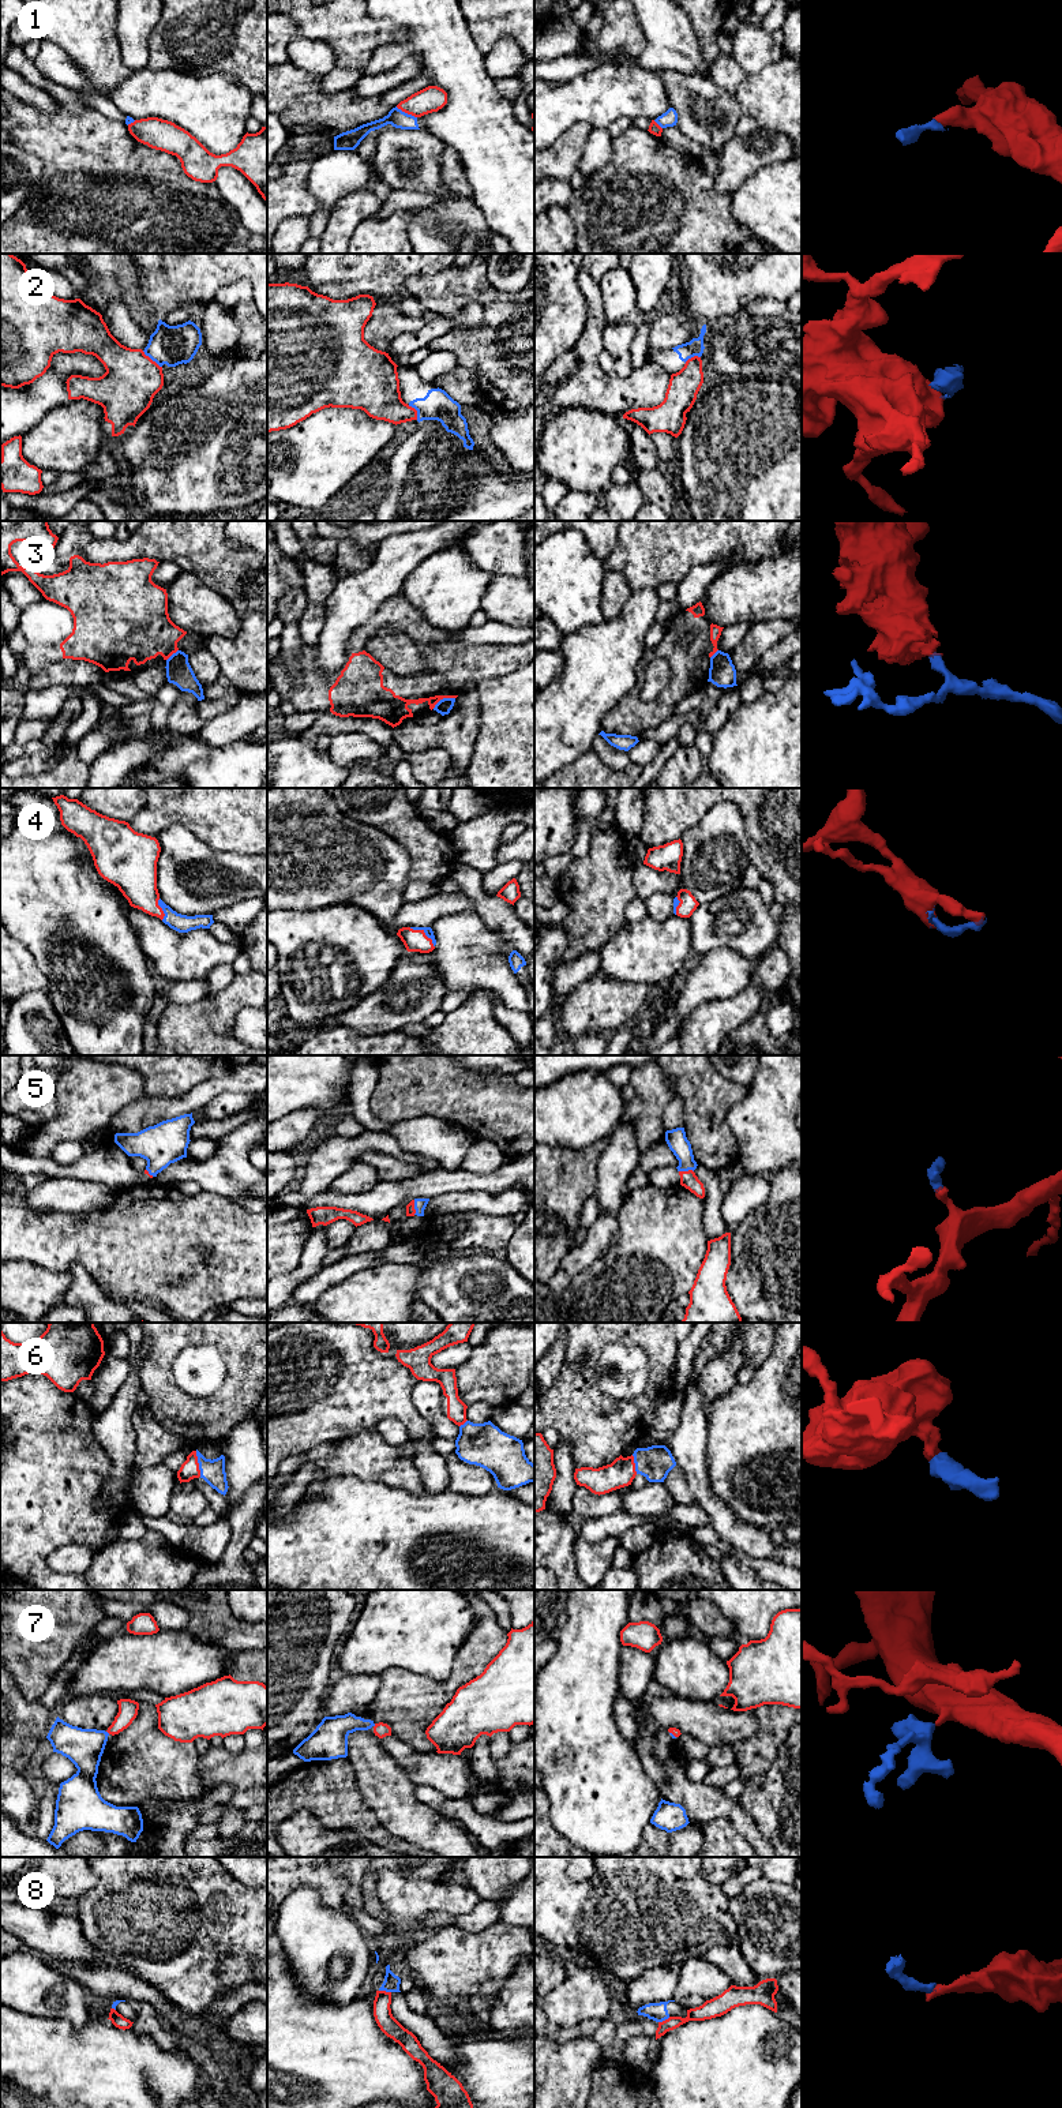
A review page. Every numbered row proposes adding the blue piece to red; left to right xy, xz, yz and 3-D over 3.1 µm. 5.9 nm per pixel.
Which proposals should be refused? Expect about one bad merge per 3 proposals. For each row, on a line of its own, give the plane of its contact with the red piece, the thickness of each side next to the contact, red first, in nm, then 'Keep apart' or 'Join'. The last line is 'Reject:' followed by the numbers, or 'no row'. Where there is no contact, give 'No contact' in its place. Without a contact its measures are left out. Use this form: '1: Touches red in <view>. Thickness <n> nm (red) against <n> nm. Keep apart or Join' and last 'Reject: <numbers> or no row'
1: Touches red in xz. Thickness 150 nm (red) against 110 nm. Keep apart
2: Touches red in xy. Thickness 320 nm (red) against 240 nm. Keep apart
3: Touches red in xz. Thickness 70 nm (red) against 90 nm. Keep apart
4: Touches red in xz. Thickness 130 nm (red) against 50 nm. Join
5: Touches red in xz. Thickness 60 nm (red) against 70 nm. Join
6: Touches red in xy. Thickness 110 nm (red) against 140 nm. Join
7: Touches red in xy. Thickness 110 nm (red) against 220 nm. Join
8: Touches red in xz. Thickness 110 nm (red) against 100 nm. Keep apart
Reject: 1, 2, 3, 8

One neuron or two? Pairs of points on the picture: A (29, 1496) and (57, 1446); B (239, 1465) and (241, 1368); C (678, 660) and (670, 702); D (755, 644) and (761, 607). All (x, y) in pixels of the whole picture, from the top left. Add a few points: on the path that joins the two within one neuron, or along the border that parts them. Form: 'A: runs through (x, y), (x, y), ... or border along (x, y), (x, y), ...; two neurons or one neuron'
A: runs through (29, 1484), (29, 1474), (45, 1458); one neuron
B: border along (252, 1410), (220, 1446); two neurons
C: runs through (678, 671), (676, 691); one neuron
D: border along (787, 619), (760, 621), (754, 625); two neurons

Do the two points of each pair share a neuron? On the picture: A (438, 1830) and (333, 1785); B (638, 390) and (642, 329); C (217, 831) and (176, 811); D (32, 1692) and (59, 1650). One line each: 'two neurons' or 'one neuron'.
A: two neurons
B: two neurons
C: one neuron
D: one neuron

